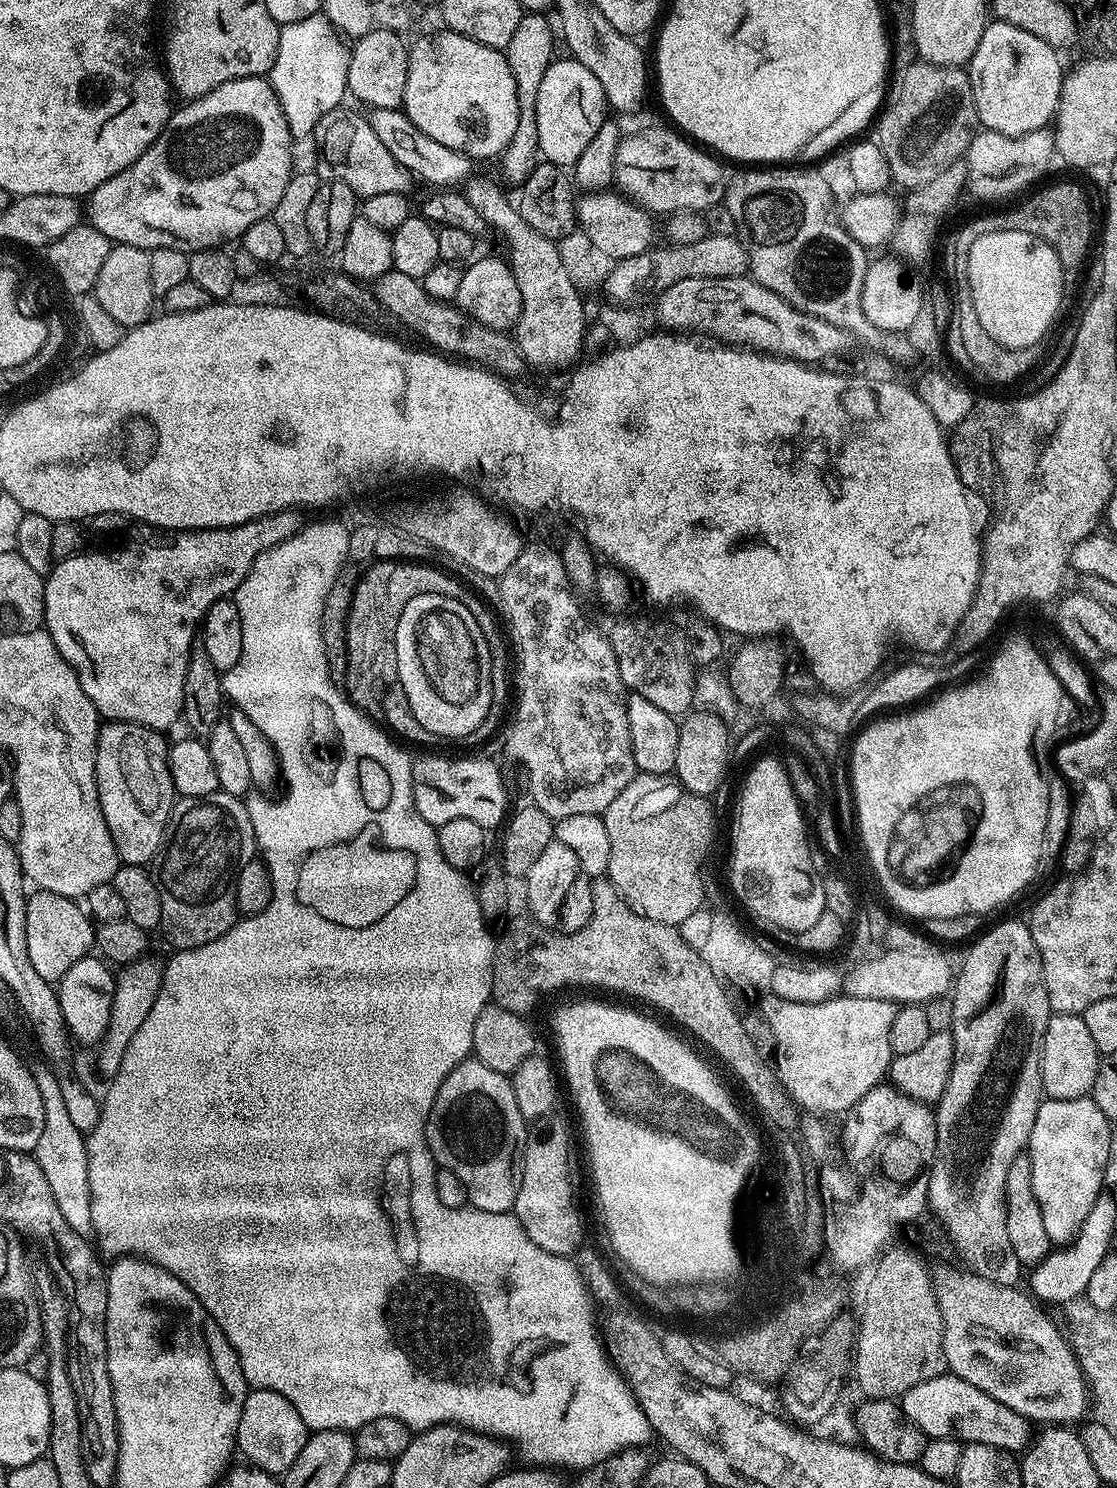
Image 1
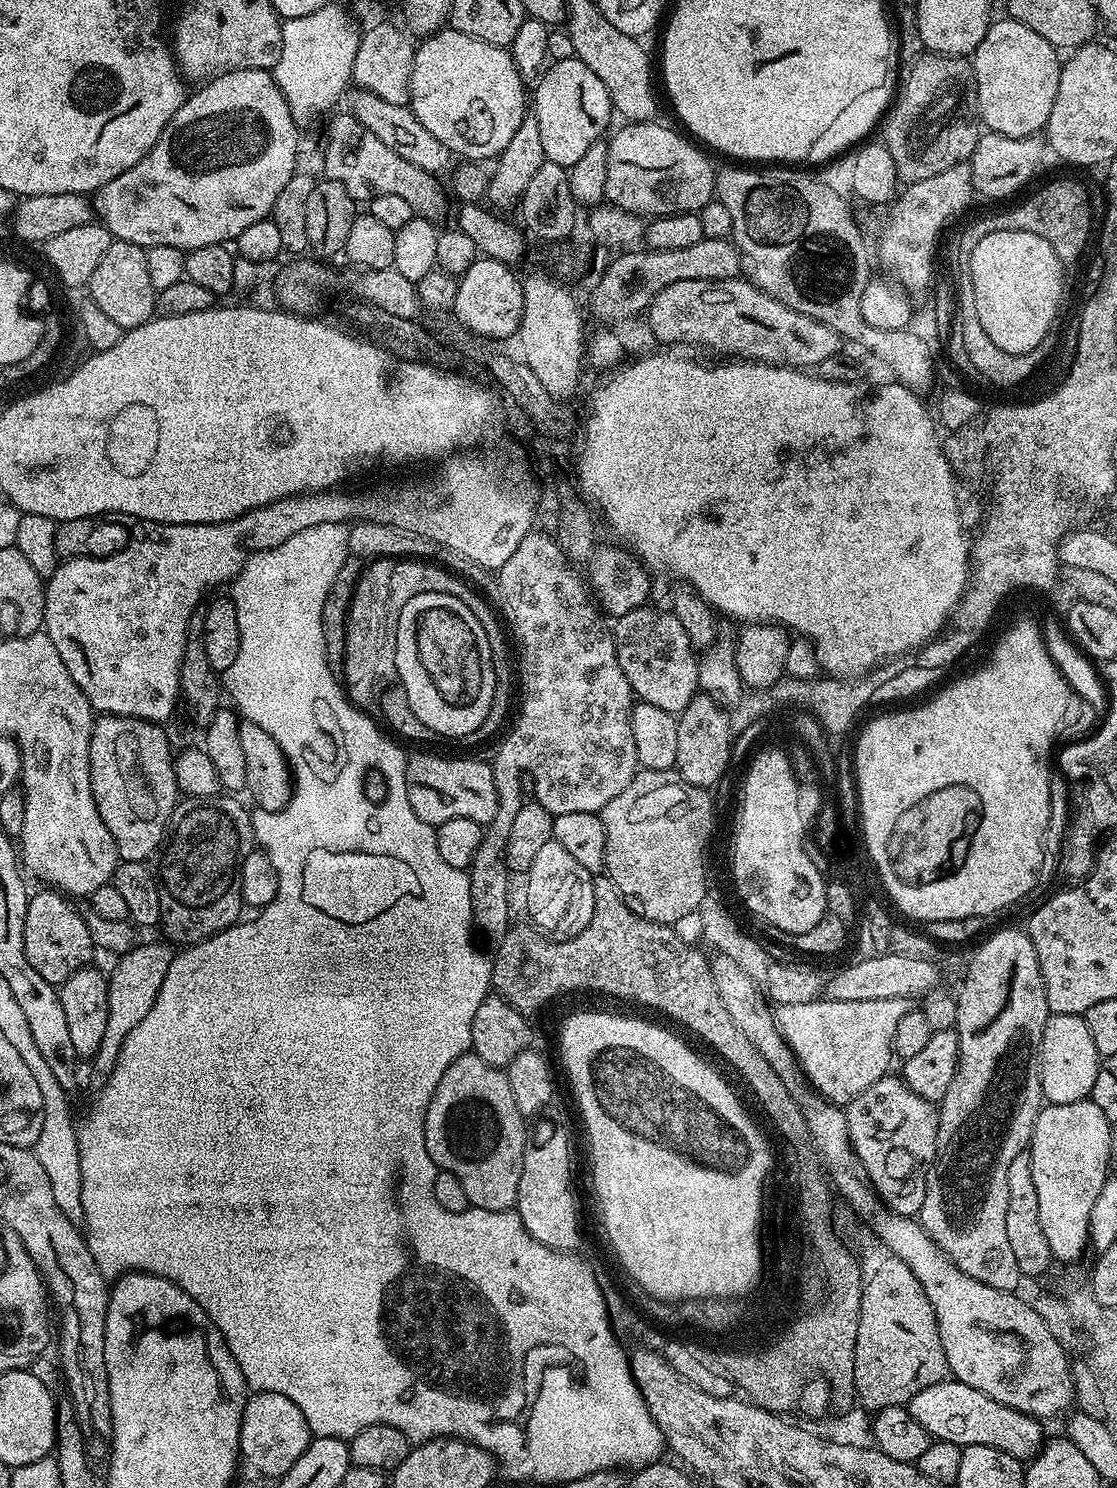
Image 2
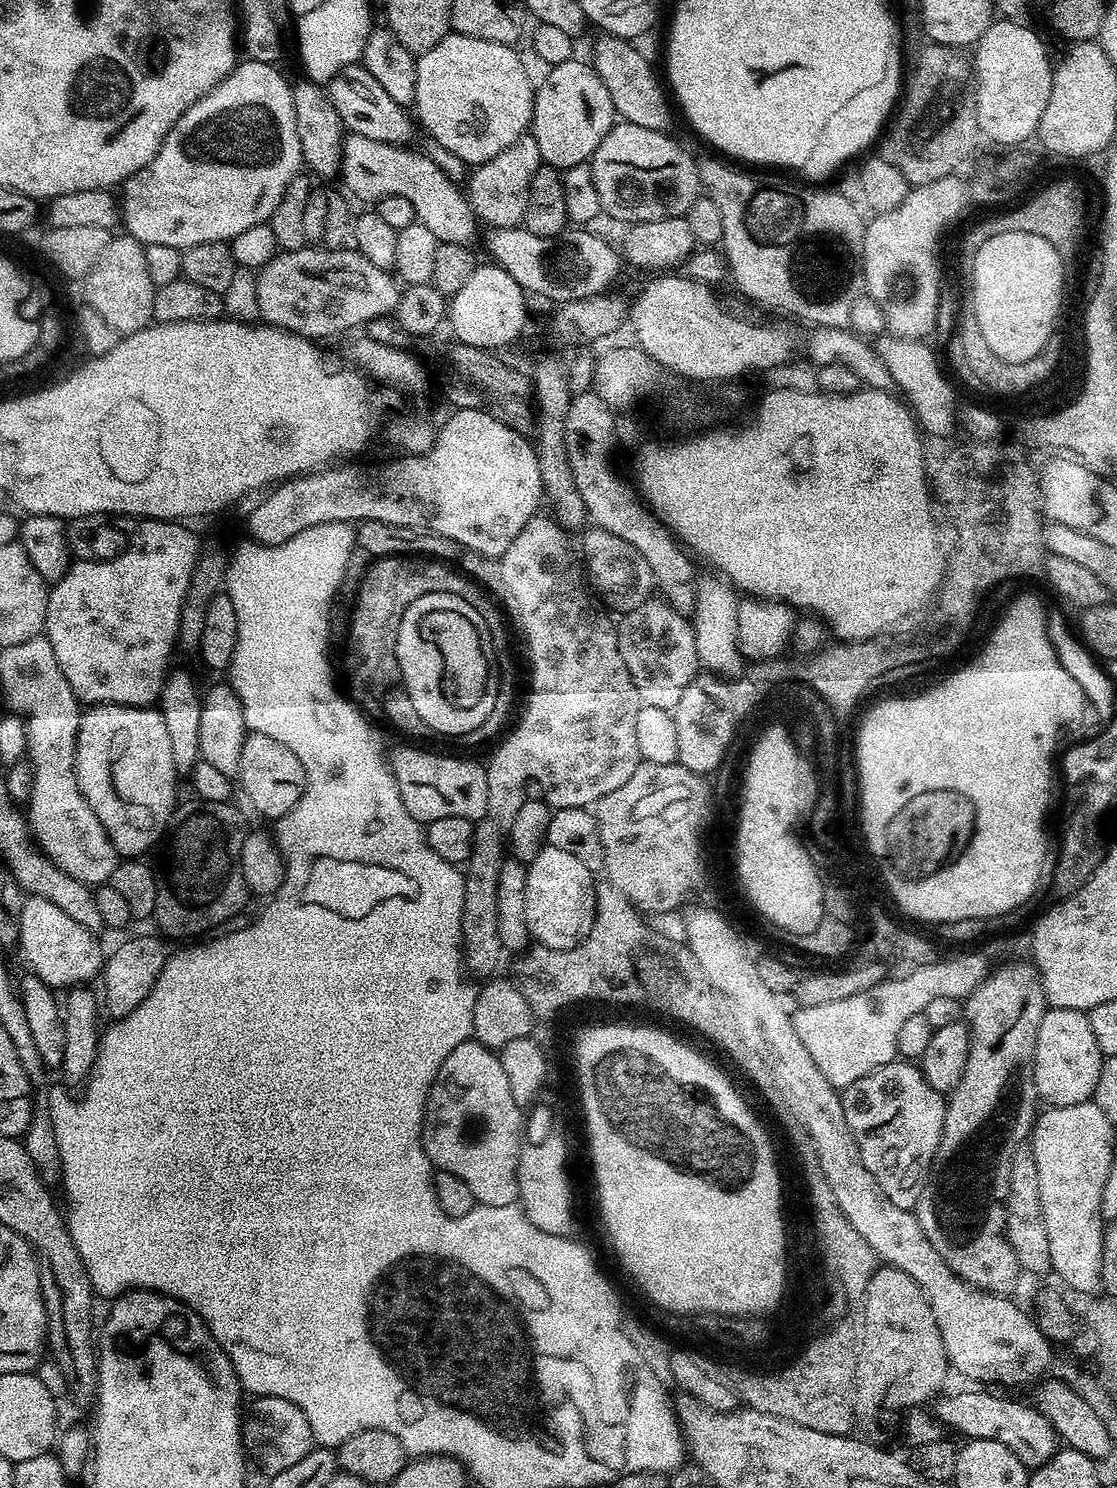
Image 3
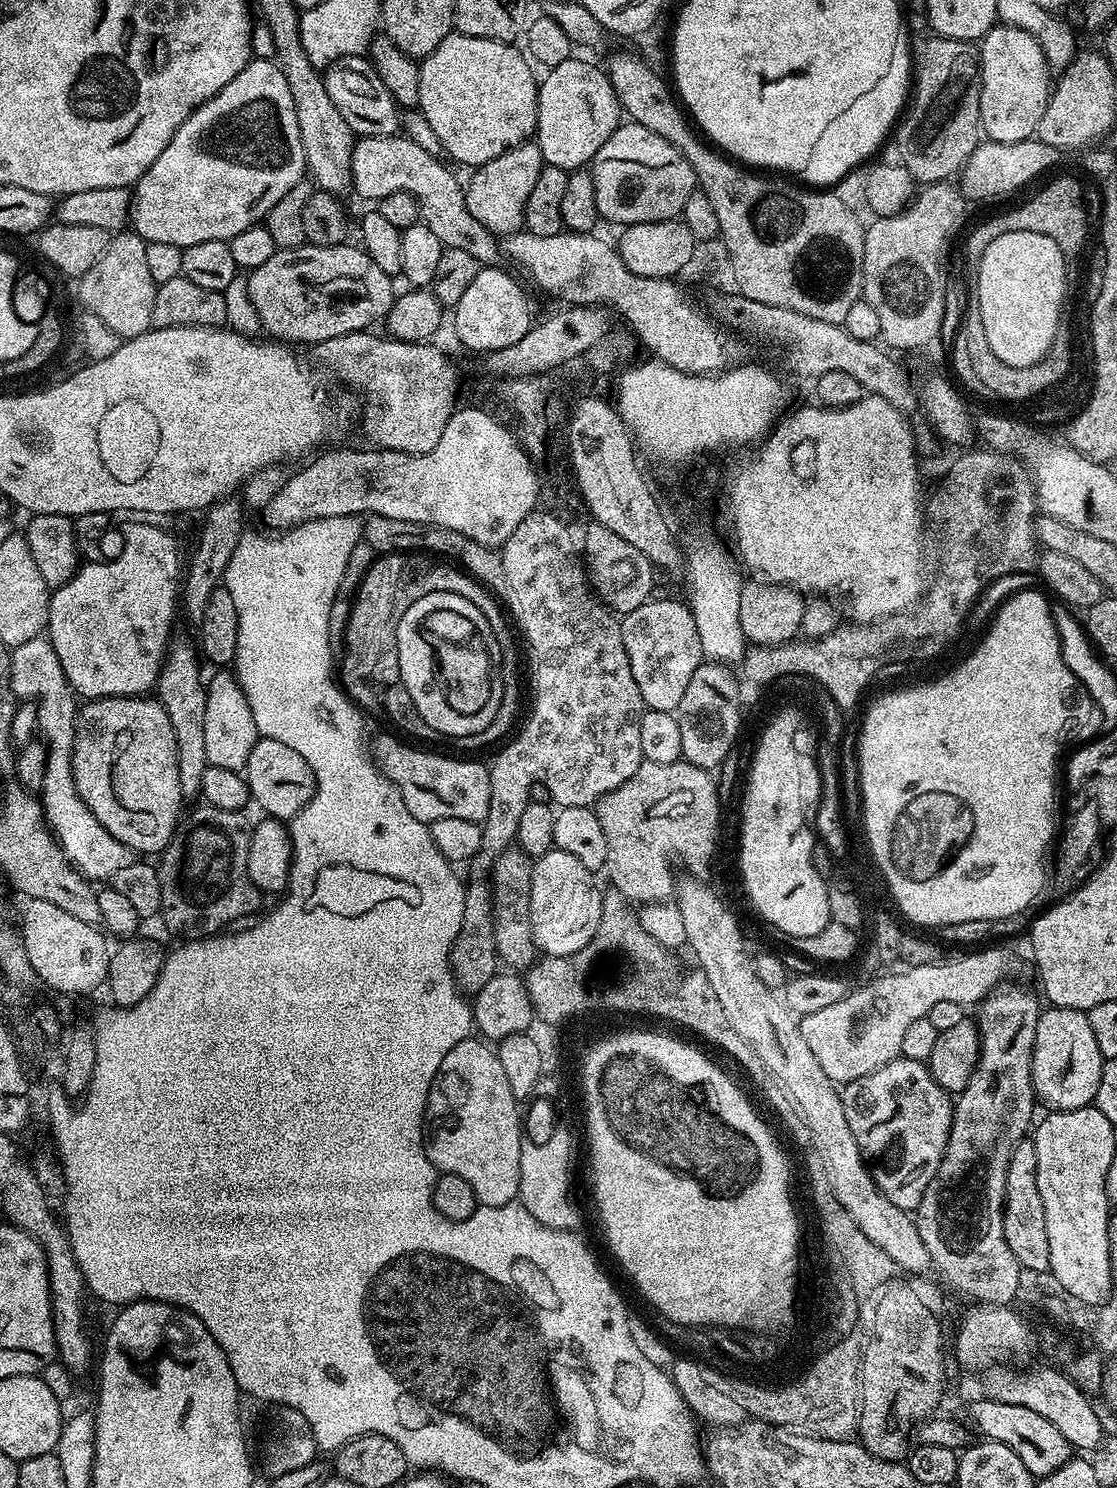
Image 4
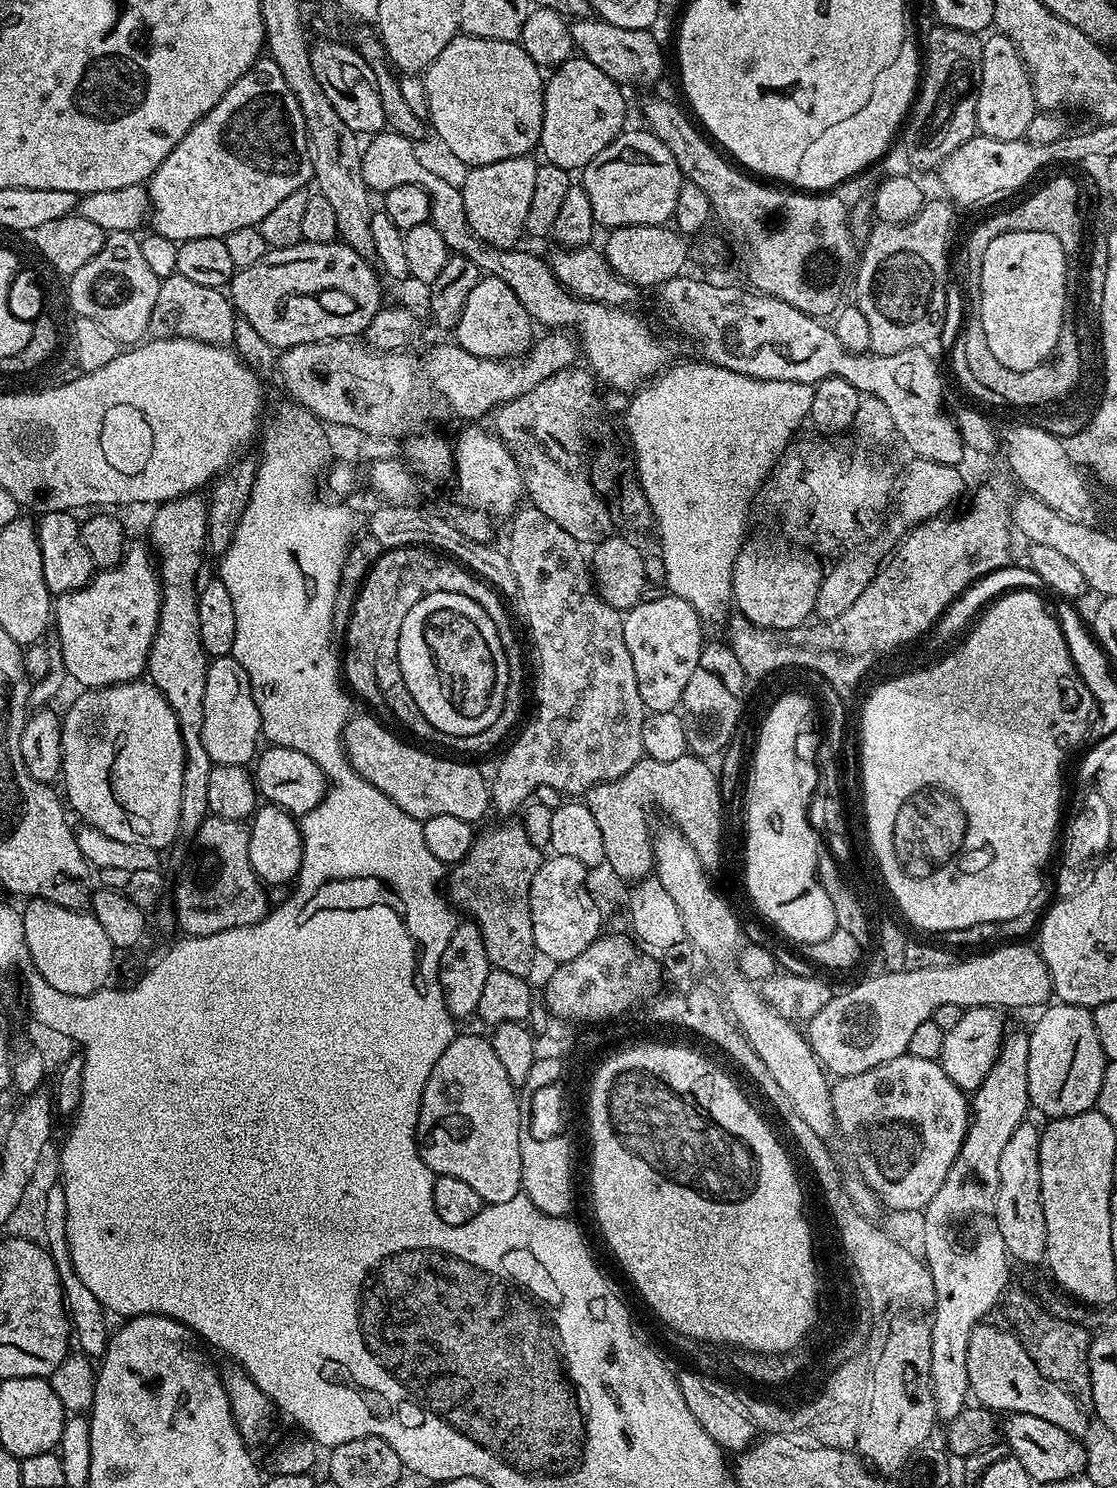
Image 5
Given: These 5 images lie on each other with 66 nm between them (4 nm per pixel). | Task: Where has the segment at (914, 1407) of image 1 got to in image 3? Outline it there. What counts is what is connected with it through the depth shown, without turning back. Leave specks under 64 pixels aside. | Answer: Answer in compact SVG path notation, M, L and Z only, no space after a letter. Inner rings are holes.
M992 1390L980 1391L984 1392L956 1392L948 1397L945 1395L935 1405L935 1419L939 1420L945 1429L952 1431L953 1428L968 1440L997 1440L1010 1446L1010 1450L1018 1454L1024 1467L1029 1470L1040 1468L1056 1455L1058 1435L1038 1407L1031 1403L1023 1404L1020 1400L1007 1400L1004 1396L995 1396L992 1393L995 1391Z

